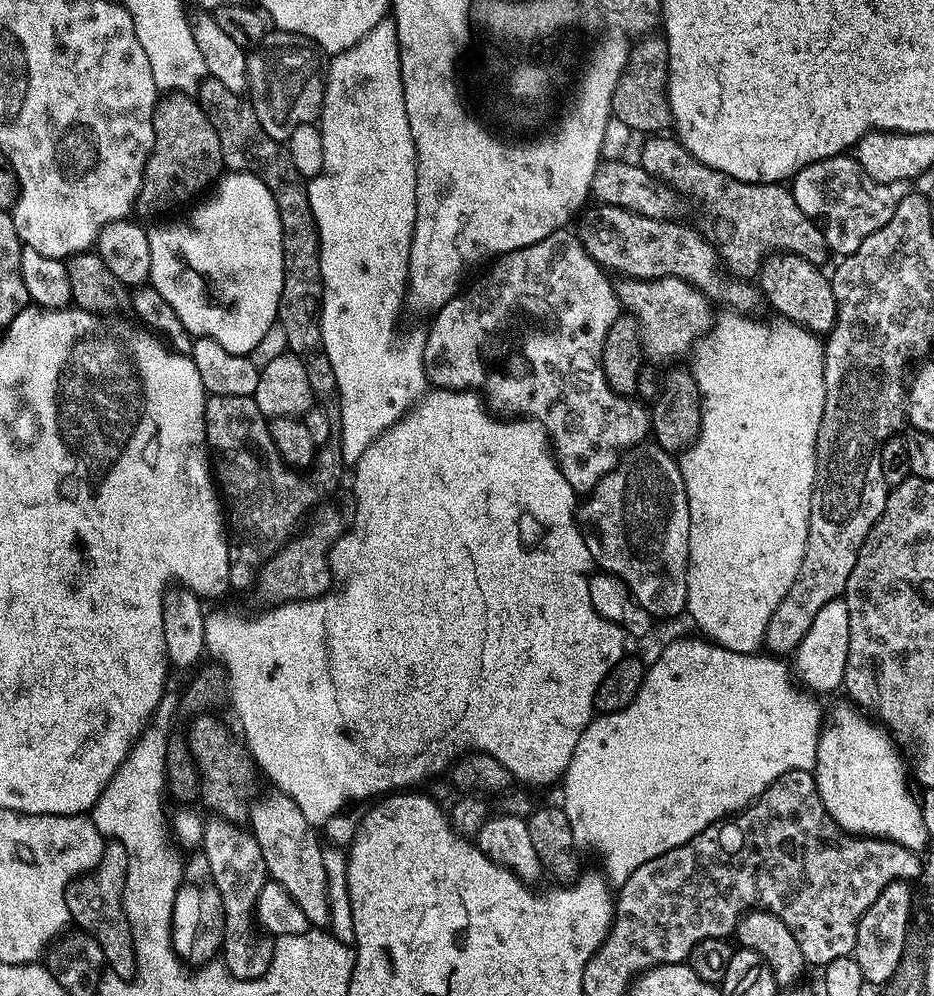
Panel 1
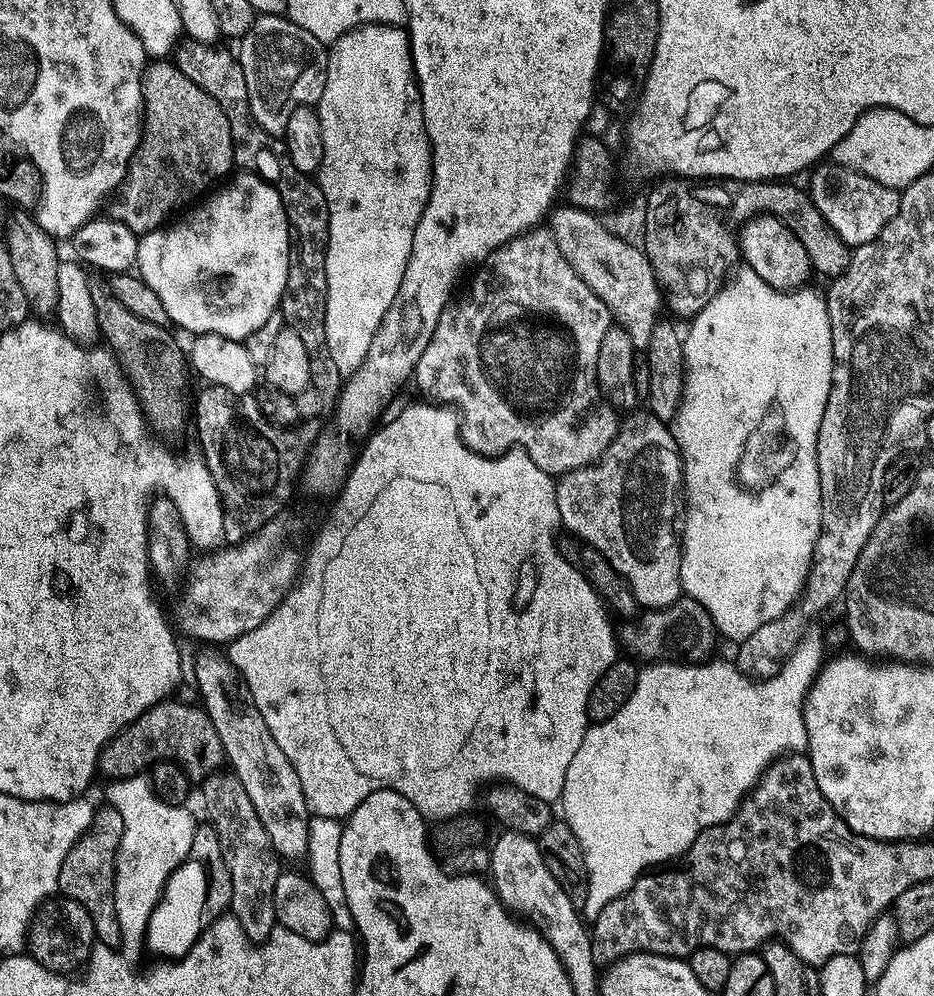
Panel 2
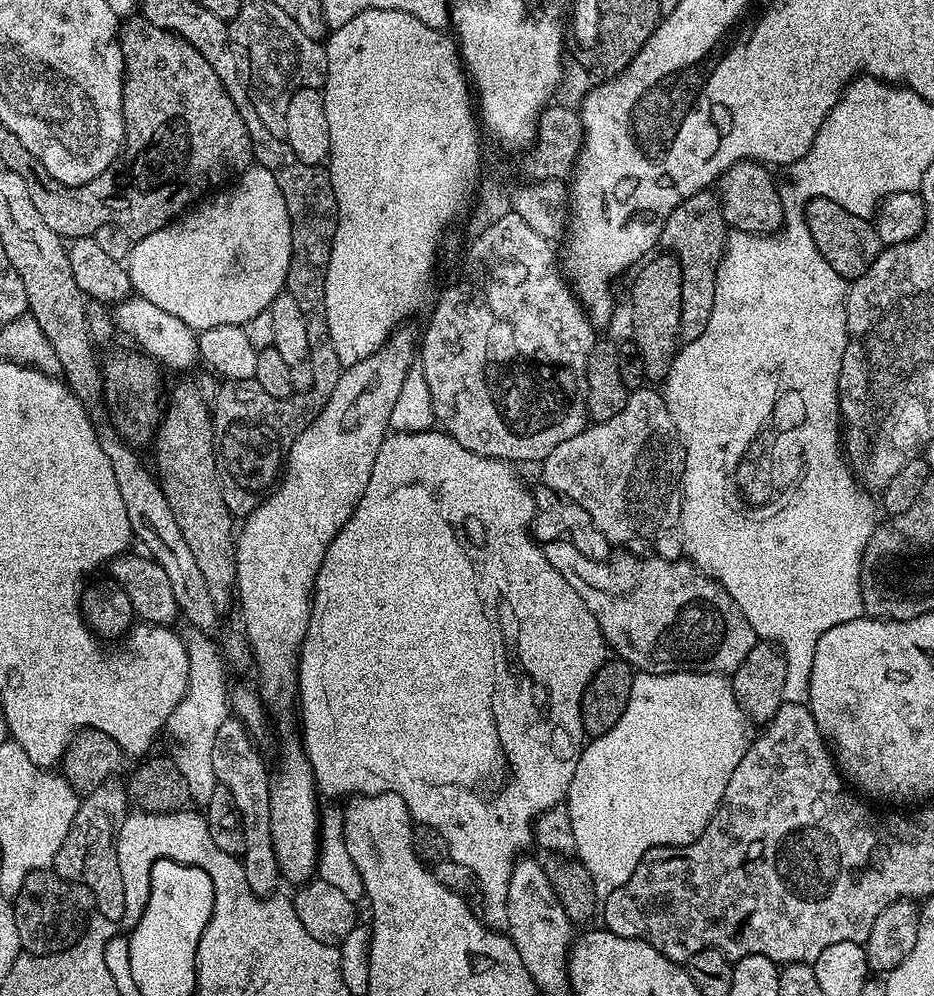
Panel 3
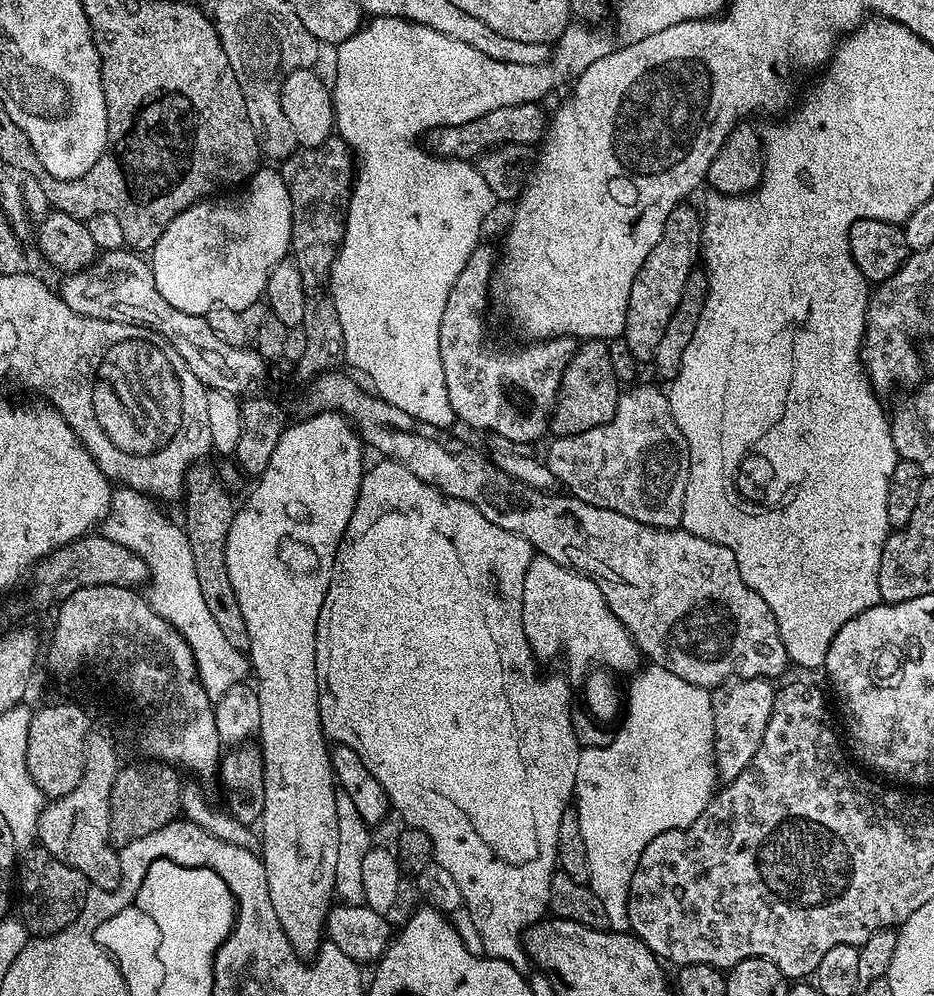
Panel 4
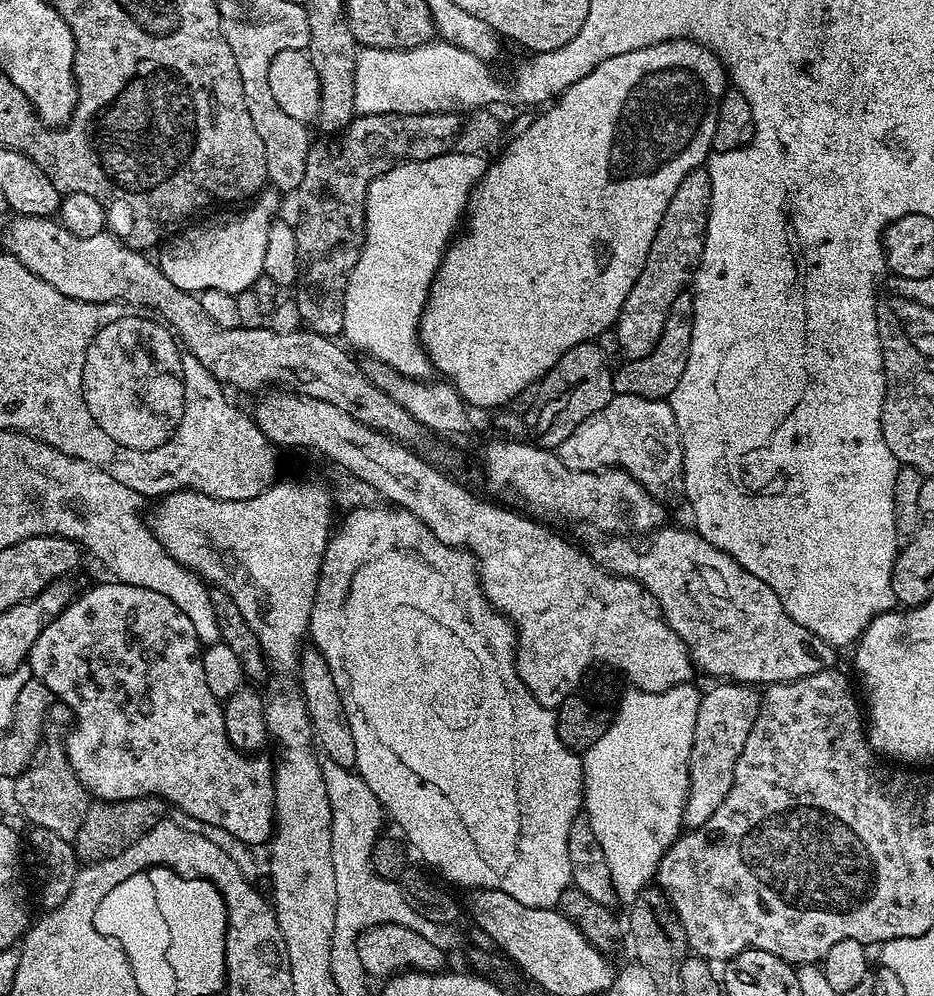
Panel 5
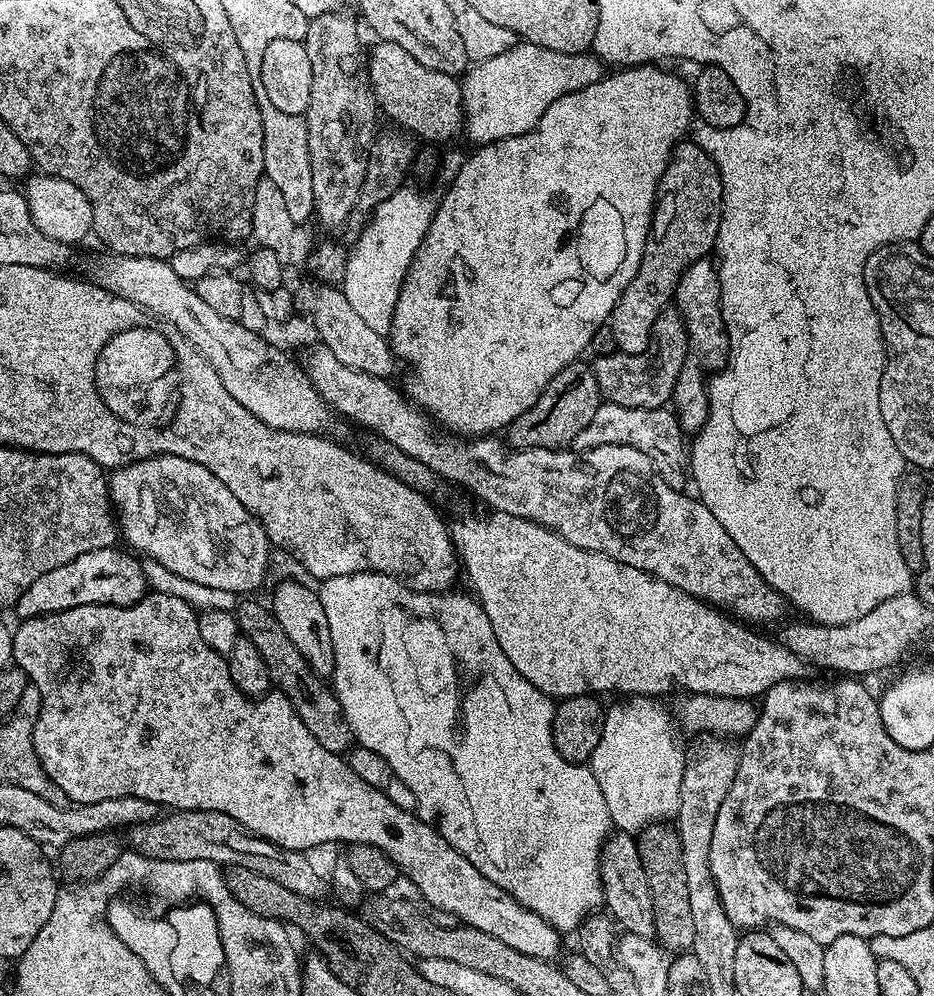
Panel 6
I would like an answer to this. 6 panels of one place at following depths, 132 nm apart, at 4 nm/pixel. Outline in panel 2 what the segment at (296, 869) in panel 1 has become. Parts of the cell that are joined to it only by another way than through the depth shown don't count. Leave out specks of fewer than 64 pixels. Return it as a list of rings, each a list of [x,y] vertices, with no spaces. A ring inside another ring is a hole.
[[[212,646],[205,649],[205,652],[197,654],[192,672],[196,675],[196,688],[200,691],[199,703],[210,722],[214,722],[218,738],[222,738],[230,771],[242,782],[242,786],[246,786],[246,794],[250,794],[250,802],[254,802],[254,810],[258,810],[258,818],[262,818],[262,826],[266,826],[266,832],[270,834],[276,855],[285,861],[303,861],[308,855],[310,813],[302,794],[302,782],[290,758],[282,754],[282,746],[274,742],[274,734],[270,734],[266,718],[258,714],[258,706],[254,706],[240,671],[228,661],[223,651]]]

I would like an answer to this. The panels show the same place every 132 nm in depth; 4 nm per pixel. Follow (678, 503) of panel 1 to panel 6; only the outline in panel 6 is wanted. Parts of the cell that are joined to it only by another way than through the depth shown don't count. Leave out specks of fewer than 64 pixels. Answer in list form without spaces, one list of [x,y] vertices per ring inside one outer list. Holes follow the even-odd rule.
[[[607,402],[601,403],[600,408],[590,418],[586,430],[574,438],[571,447],[577,452],[587,452],[598,446],[634,446],[634,450],[642,450],[646,458],[655,466],[657,474],[662,477],[671,488],[680,490],[690,480],[690,452],[686,447],[686,434],[680,428],[675,415],[667,407],[662,408],[631,408],[618,406]]]

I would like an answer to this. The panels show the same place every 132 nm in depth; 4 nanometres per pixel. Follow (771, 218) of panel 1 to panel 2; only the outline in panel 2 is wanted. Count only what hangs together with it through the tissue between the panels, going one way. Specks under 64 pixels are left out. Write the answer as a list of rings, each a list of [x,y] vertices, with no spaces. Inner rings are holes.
[[[744,182],[739,185],[740,189],[735,189],[734,206],[729,207],[726,212],[729,221],[736,220],[743,222],[750,216],[757,214],[771,214],[777,216],[779,220],[787,223],[790,231],[798,238],[798,242],[802,242],[802,246],[806,246],[806,254],[810,258],[813,269],[827,278],[835,278],[843,274],[846,266],[852,260],[853,249],[846,243],[836,232],[836,229],[824,219],[824,215],[814,206],[811,195],[807,191],[804,192],[800,188],[795,188],[792,182]]]

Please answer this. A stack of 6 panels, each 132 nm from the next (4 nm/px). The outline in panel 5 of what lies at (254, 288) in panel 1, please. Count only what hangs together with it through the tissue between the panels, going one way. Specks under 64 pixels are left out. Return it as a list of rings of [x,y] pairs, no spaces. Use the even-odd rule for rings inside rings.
[[[265,190],[248,206],[253,208],[248,208],[245,212],[232,212],[229,216],[204,220],[201,224],[189,223],[183,229],[185,232],[169,248],[159,249],[160,269],[166,274],[166,278],[170,278],[170,282],[174,282],[174,286],[178,286],[178,290],[193,294],[206,290],[226,290],[233,294],[249,291],[256,279],[264,275],[266,244],[270,242],[280,199],[282,196],[279,191]]]

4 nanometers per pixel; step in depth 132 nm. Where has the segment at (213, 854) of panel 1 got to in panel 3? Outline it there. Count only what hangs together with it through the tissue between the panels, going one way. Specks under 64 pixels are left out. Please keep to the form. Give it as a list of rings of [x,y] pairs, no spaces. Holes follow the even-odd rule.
[[[230,718],[222,722],[218,734],[214,734],[210,763],[214,766],[217,785],[230,790],[230,798],[234,798],[234,806],[240,815],[240,835],[244,839],[242,879],[252,887],[252,893],[267,898],[277,891],[276,883],[281,883],[282,877],[270,830],[270,770],[264,766],[255,747],[247,728],[239,720]]]

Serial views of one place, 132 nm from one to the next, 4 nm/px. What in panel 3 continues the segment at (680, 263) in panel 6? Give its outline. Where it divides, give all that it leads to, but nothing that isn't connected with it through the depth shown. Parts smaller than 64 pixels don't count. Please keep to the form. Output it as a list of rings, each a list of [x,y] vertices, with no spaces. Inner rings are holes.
[[[653,255],[632,280],[632,336],[636,339],[645,374],[656,380],[652,382],[662,382],[667,378],[682,340],[682,270],[675,256],[660,255],[664,256]]]

